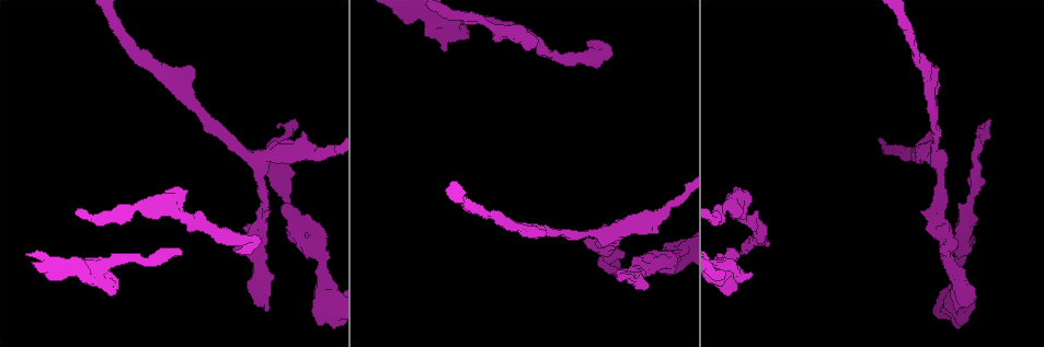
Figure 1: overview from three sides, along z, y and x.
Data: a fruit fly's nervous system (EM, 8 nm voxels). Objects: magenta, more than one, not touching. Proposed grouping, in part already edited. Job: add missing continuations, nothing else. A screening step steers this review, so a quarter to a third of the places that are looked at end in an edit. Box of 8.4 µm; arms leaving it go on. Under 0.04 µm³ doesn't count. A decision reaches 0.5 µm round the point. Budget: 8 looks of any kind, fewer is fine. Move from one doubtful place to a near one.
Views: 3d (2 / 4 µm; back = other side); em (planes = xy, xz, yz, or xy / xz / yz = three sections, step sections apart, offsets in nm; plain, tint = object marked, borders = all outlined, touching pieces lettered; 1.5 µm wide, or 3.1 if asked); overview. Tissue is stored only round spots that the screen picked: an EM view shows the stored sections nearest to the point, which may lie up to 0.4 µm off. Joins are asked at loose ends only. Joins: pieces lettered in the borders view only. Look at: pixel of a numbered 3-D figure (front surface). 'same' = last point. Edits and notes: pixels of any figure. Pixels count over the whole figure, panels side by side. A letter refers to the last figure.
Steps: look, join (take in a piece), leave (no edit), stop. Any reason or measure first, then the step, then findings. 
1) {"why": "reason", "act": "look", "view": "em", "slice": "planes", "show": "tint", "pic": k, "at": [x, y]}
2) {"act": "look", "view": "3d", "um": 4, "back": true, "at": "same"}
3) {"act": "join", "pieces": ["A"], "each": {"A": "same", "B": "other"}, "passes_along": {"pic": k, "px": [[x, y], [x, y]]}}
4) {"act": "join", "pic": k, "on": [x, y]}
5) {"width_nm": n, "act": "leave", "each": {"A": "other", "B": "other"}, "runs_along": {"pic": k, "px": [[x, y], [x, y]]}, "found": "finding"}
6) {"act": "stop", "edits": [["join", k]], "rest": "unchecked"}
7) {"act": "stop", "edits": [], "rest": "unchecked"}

{"why": "free end", "act": "look", "view": "em", "slice": "planes", "show": "borders", "pic": 1, "at": [734, 269]}

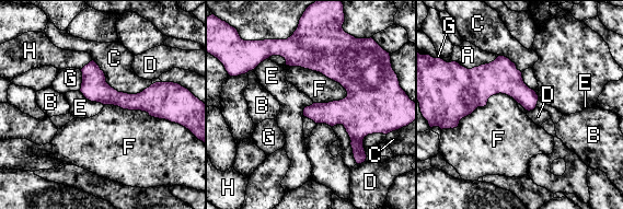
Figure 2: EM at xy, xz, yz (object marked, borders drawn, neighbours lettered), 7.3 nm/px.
{"width_nm": 160, "act": "leave", "each": {"A": "other", "B": "other", "C": "other", "D": "other", "E": "other", "F": "other", "G": "other", "H": "other"}, "runs_along": {"pic": 2, "px": [[306, 41], [357, 89], [355, 151]]}, "found": "none of them fits"}

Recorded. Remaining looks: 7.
{"why": "branch stops here", "act": "look", "view": "em", "slice": "planes", "show": "borders", "pic": 1, "at": [182, 252]}

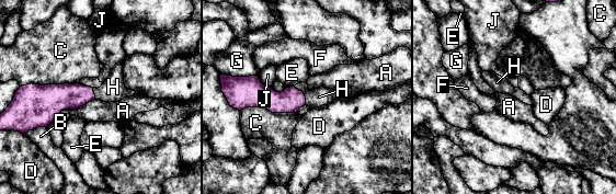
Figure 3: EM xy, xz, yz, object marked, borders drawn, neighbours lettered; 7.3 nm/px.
{"width_nm": 170, "act": "join", "pieces": ["H"], "each": {"A": "other", "B": "other", "C": "other", "D": "other", "E": "other", "F": "other", "G": "other", "H": "same", "J": "other"}, "passes_along": {"pic": 3, "px": [[291, 100], [304, 94], [319, 96]]}, "found": "the cell continues"}

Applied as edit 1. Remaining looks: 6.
{"act": "look", "view": "overview"}

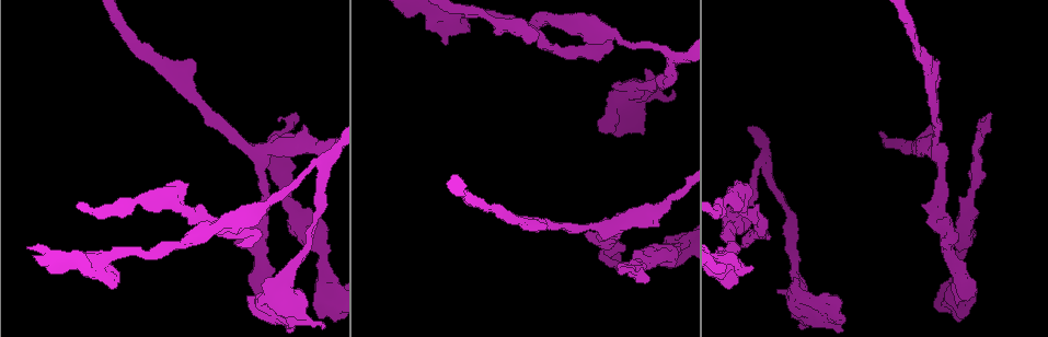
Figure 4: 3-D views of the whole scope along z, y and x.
{"why": "branch stops here", "act": "look", "view": "3d", "um": 4, "pic": 4, "at": [838, 305]}

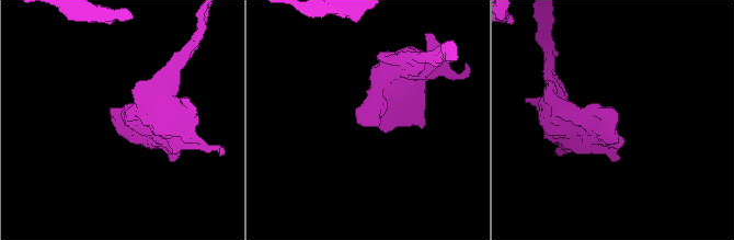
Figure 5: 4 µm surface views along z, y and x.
{"why": "now the EM", "act": "look", "view": "em", "um": 3.1, "slice": "planes", "show": "borders", "pic": 5, "at": [112, 120]}

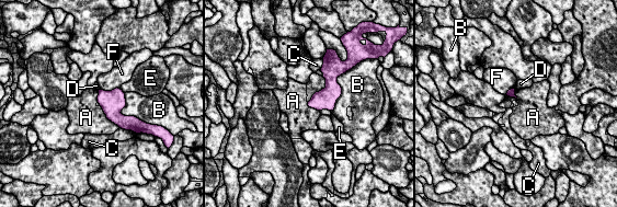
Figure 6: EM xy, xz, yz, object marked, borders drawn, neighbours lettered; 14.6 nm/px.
{"act": "leave", "each": {"A": "other", "B": "other", "C": "other", "D": "other", "E": "other", "F": "other"}, "border": {"pic": 6, "px": [[100, 105], [105, 116], [120, 127]]}, "found": "no lettered piece goes on from it"}

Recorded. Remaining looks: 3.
{"act": "stop", "edits": [["join", 3]], "rest": "unchecked"}

